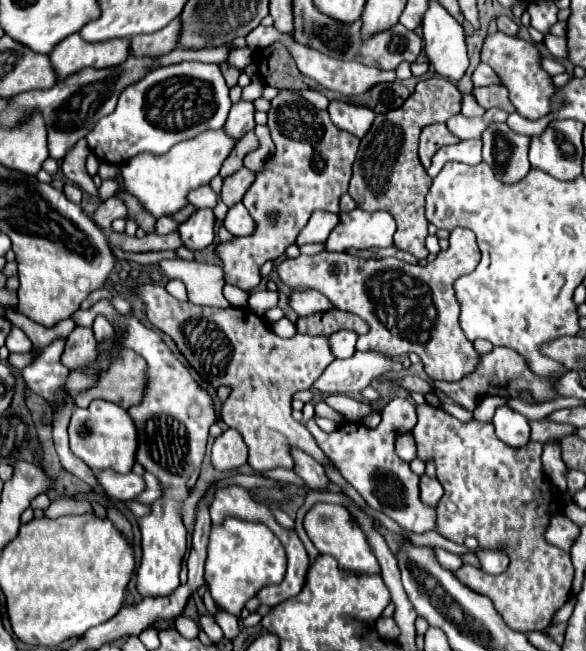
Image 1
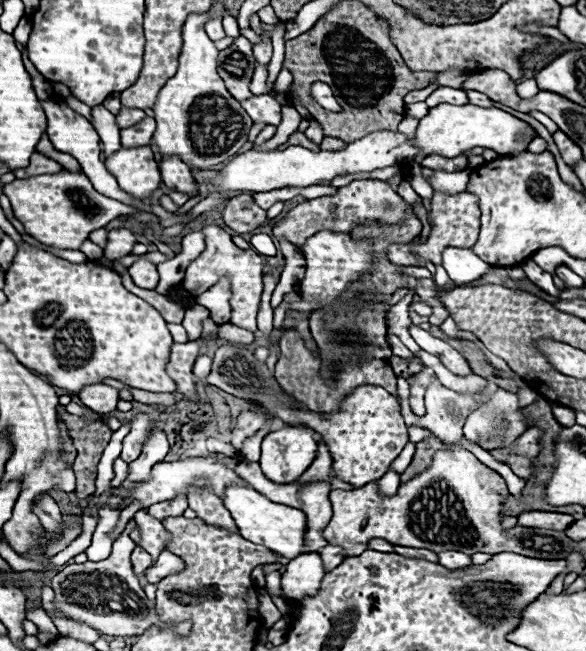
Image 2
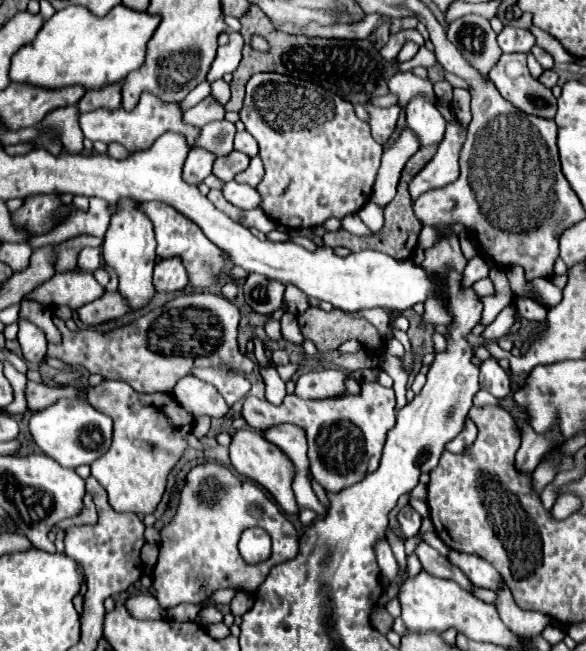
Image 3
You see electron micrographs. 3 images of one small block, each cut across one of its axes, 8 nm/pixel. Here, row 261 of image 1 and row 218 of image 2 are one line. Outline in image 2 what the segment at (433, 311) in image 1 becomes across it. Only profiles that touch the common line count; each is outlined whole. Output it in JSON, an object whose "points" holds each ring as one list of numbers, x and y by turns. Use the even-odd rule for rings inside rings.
{"points":[[354,180,344,188,338,188,334,196,322,196,314,200,306,200,290,210,280,224,274,226,274,238,284,238,298,248,306,242,308,236,320,230,336,230,336,232,350,232,358,222,380,222,380,224,398,224,404,218,404,200,388,188,382,180],[434,192,434,200,432,200,432,208,430,208,430,216,434,220,434,226,430,230,428,242,414,244,414,252,410,250,410,244,402,244,402,246,390,246,388,248,388,260,392,264,400,264,400,266,426,266,426,262,432,264,442,264,442,250,446,246,456,246,456,248,472,248,472,244,478,238,478,228,480,228,480,210,478,210,478,198,474,194,462,192,456,196,446,196,440,192]]}

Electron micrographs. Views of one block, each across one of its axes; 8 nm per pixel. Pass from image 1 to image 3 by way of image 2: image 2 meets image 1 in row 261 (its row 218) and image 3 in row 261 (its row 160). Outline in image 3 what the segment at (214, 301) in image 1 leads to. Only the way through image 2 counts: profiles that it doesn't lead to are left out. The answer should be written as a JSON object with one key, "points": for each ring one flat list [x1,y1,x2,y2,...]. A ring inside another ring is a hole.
{"points":[[84,248,84,250,80,252,80,256,78,256,78,268,84,270,84,272,96,272,98,268,104,268,100,250]]}

